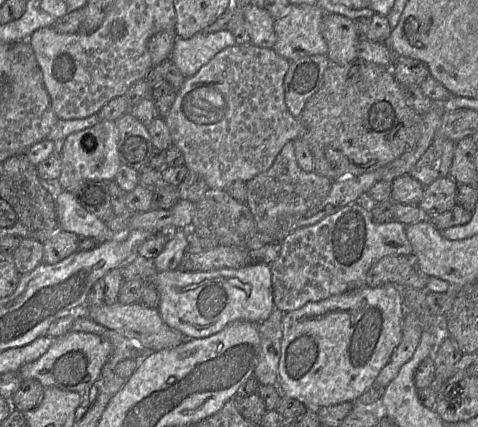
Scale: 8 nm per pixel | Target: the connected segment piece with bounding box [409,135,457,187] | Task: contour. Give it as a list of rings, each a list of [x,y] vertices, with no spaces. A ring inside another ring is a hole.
[[[436,135],[429,148],[411,169],[409,175],[418,180],[424,187],[438,178],[448,177],[456,143]]]

